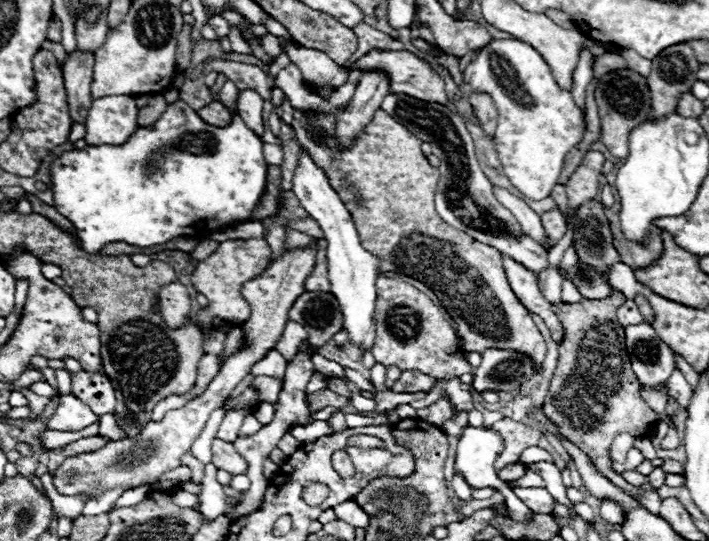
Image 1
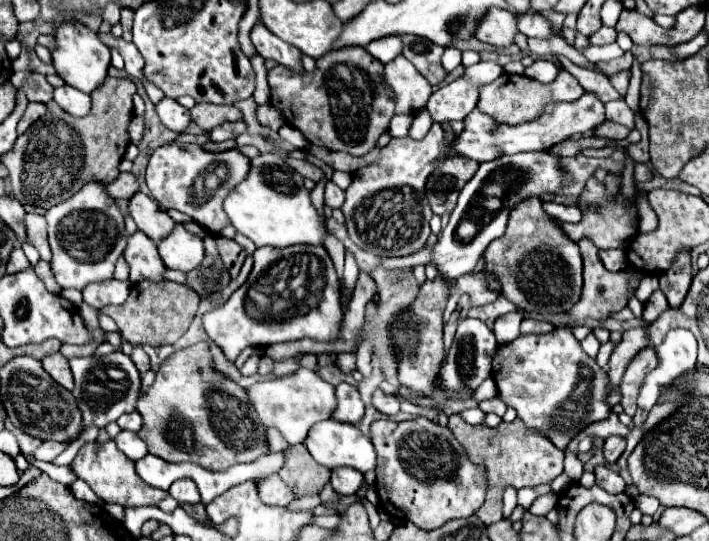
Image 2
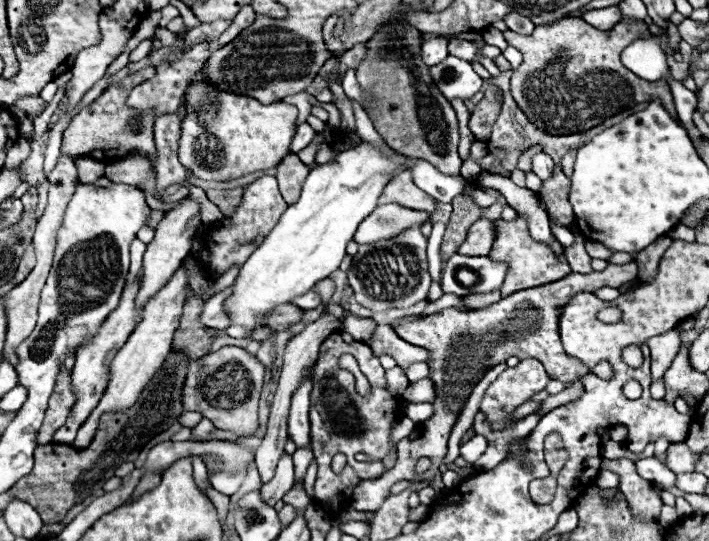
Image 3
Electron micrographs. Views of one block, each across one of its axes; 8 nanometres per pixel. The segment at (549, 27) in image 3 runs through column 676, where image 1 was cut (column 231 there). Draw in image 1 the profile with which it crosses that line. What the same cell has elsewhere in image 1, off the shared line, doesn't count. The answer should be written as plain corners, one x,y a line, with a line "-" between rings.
216,100
210,102
208,106
204,106
202,110
198,110
198,116
200,116
206,124
212,124
212,126
218,126
218,128
230,124
230,120
232,120
230,112
228,112
220,102
216,102

